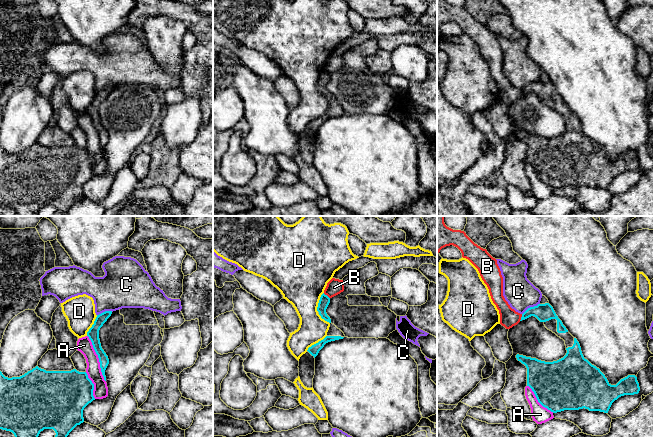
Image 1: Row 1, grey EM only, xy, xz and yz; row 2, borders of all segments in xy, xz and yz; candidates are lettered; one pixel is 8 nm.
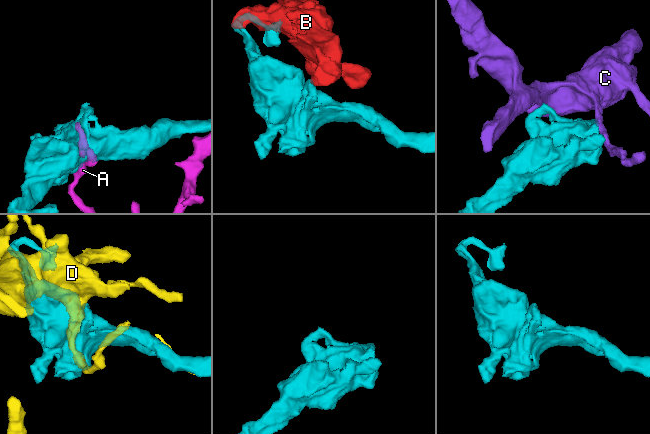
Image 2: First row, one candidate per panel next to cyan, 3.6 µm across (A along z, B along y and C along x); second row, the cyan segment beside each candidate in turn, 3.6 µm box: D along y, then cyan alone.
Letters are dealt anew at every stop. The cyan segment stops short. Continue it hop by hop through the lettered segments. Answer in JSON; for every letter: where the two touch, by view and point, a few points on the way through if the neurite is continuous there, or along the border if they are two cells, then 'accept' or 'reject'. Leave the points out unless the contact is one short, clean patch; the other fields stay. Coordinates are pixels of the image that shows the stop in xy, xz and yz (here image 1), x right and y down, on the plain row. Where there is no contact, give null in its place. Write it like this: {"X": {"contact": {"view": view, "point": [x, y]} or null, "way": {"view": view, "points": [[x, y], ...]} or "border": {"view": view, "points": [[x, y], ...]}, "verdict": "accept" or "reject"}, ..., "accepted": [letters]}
{"A": {"contact": {"view": "xy", "point": [98, 133]}, "verdict": "reject"}, "B": {"contact": {"view": "yz", "point": [521, 93]}, "border": {"view": "yz", "points": [[522, 90], [519, 96]]}, "verdict": "reject"}, "C": {"contact": {"view": "yz", "point": [530, 83]}, "border": {"view": "yz", "points": [[539, 79], [530, 82], [522, 90]]}, "verdict": "reject"}, "D": {"contact": {"view": "xz", "point": [316, 119]}, "verdict": "reject"}, "accepted": []}

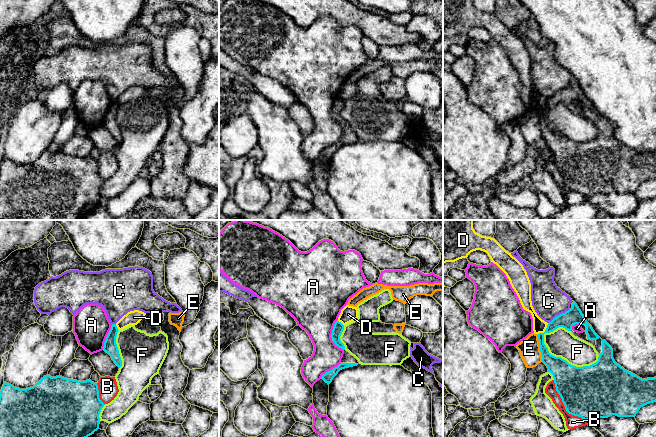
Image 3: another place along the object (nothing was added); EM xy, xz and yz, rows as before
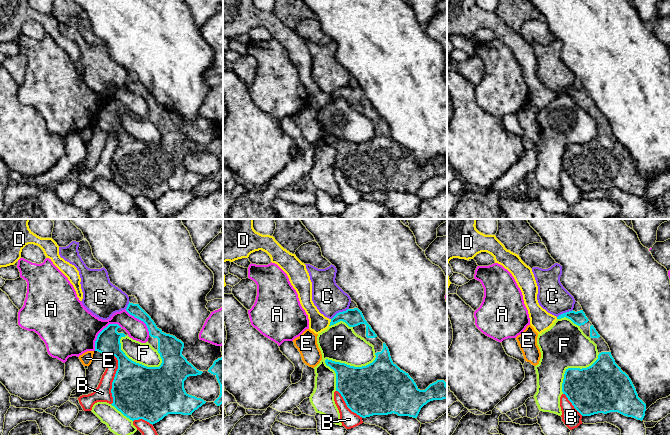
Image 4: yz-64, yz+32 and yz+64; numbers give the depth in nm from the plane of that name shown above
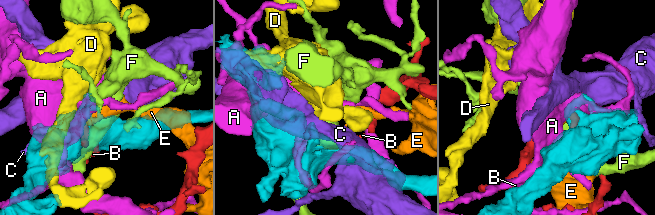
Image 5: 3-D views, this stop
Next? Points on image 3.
{"A": {"contact": {"view": "xy", "point": [106, 113]}, "verdict": "reject"}, "B": {"contact": {"view": "yz", "point": [564, 181]}, "verdict": "reject"}, "C": {"contact": {"view": "yz", "point": [558, 91]}, "border": {"view": "yz", "points": [[569, 84], [556, 91], [548, 99]]}, "verdict": "reject"}, "D": {"contact": {"view": "yz", "point": [545, 106]}, "border": {"view": "yz", "points": [[548, 99], [545, 106], [538, 110]]}, "verdict": "reject"}, "E": {"contact": {"view": "yz", "point": [540, 124]}, "border": {"view": "yz", "points": [[537, 110], [542, 137]]}, "verdict": "reject"}, "F": {"contact": {"view": "yz", "point": [565, 136]}, "verdict": "reject"}, "accepted": []}

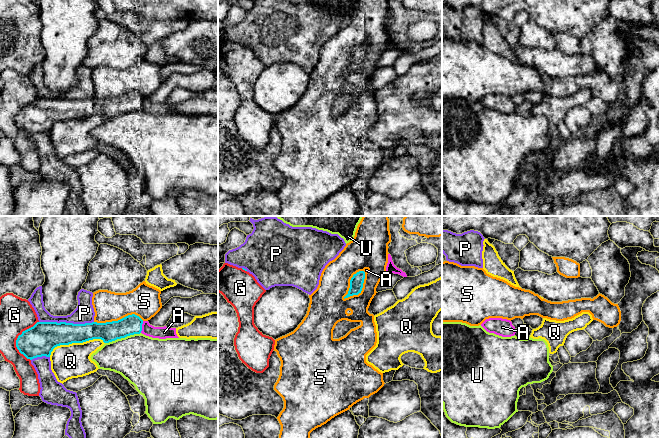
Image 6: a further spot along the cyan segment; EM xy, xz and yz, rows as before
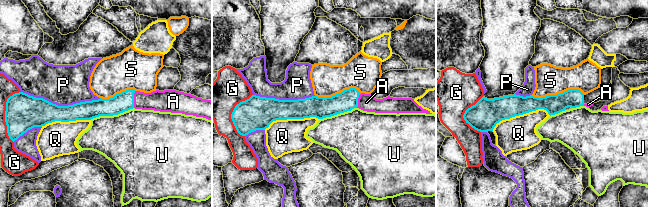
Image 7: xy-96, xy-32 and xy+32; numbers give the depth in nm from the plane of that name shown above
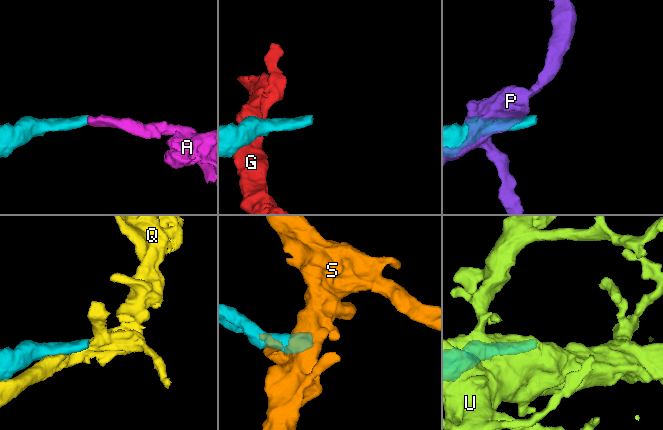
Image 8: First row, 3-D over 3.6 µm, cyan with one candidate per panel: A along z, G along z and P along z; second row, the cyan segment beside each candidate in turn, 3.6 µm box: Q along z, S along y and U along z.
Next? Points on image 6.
{"A": {"contact": {"view": "xy", "point": [141, 103]}, "verdict": "accept"}, "G": {"contact": {"view": "xy", "point": [17, 115]}, "verdict": "reject"}, "P": {"contact": {"view": "xy", "point": [65, 98]}, "verdict": "reject"}, "Q": {"contact": {"view": "xy", "point": [75, 118]}, "verdict": "reject"}, "S": {"contact": {"view": "xz", "point": [350, 58]}, "verdict": "reject"}, "U": {"contact": {"view": "xy", "point": [122, 113]}, "border": {"view": "xy", "points": [[140, 108], [105, 119]]}, "verdict": "reject"}, "accepted": ["A"]}

